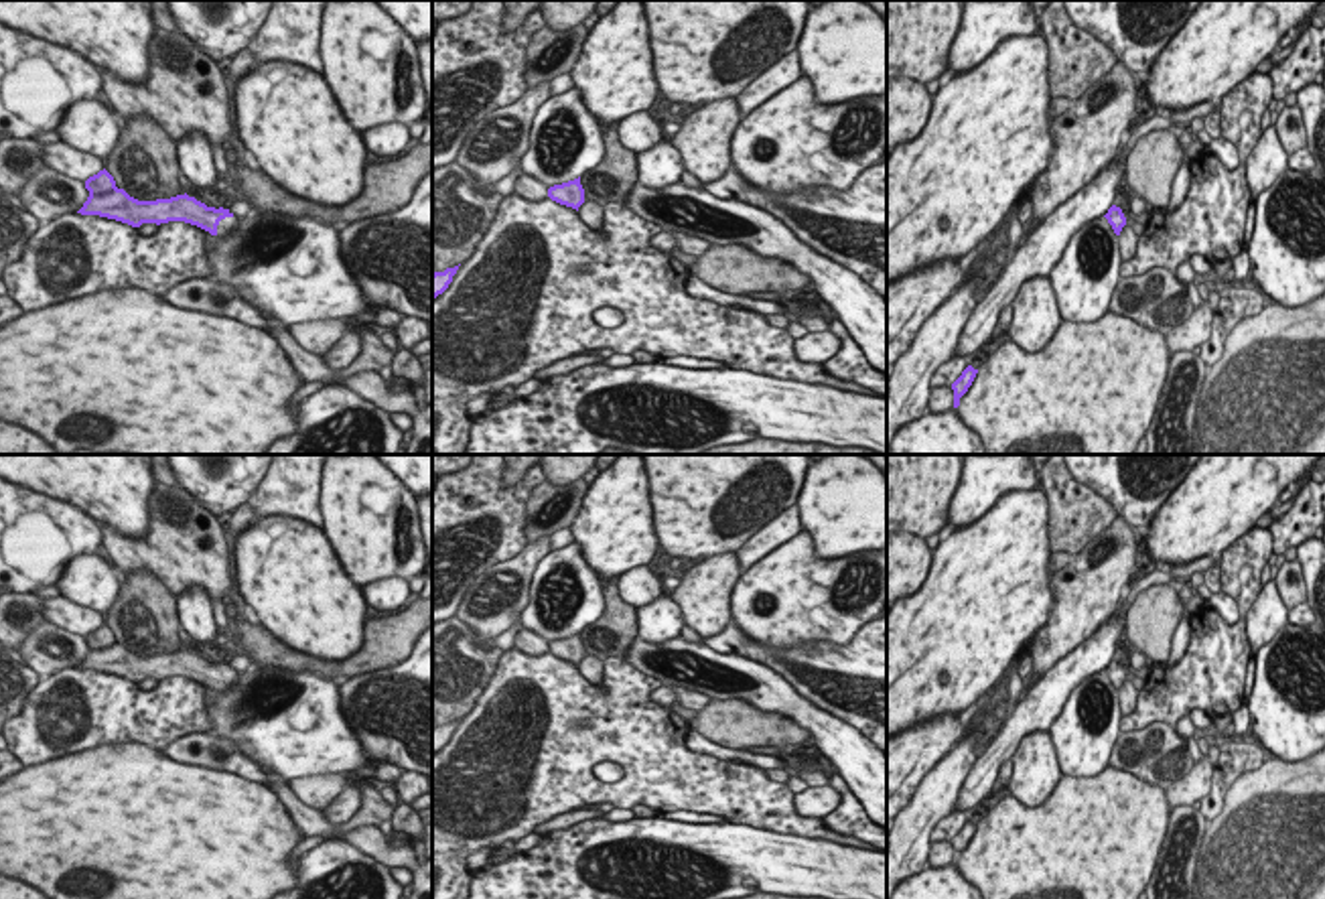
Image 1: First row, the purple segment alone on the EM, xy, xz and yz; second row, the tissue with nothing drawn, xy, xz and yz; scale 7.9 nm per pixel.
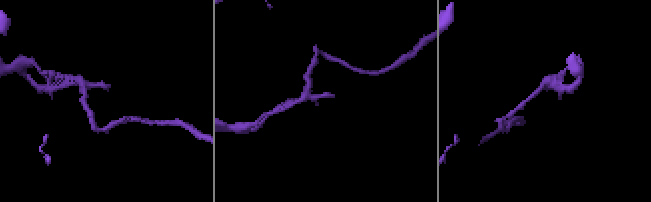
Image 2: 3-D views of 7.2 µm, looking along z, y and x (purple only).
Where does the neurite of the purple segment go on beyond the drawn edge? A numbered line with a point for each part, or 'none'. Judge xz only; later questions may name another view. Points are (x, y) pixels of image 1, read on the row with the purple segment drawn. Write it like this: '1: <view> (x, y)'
none.

